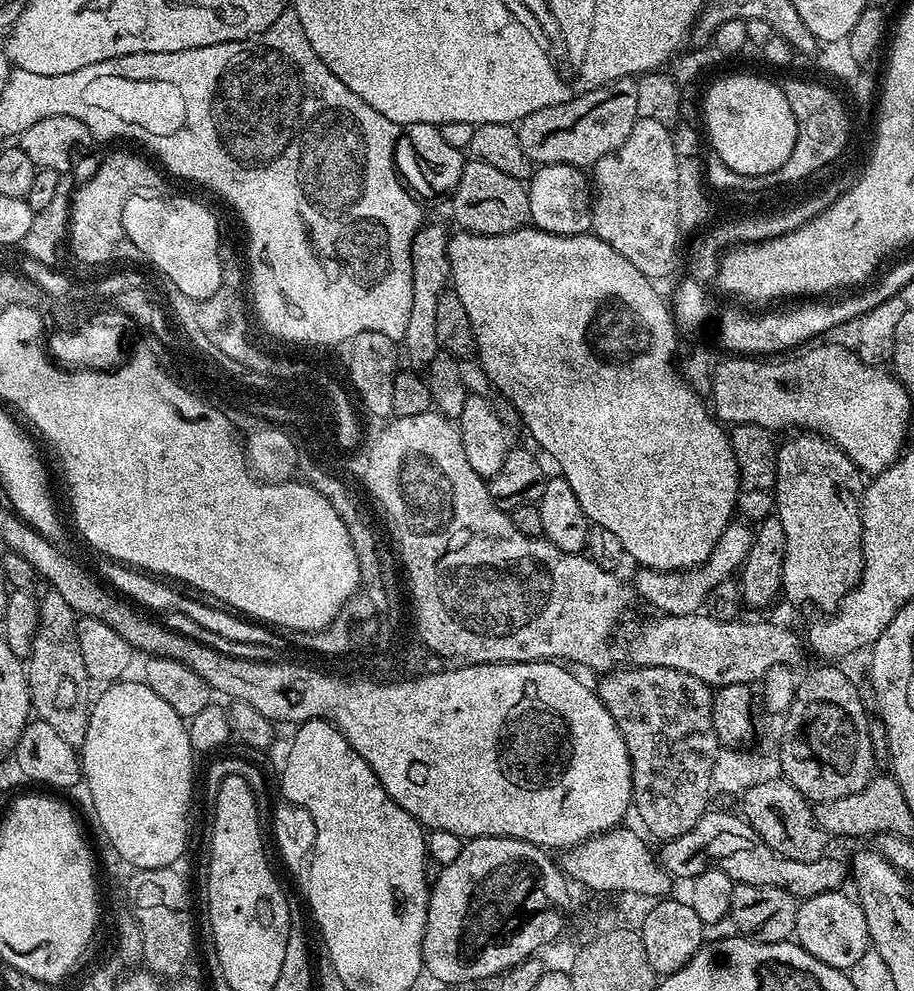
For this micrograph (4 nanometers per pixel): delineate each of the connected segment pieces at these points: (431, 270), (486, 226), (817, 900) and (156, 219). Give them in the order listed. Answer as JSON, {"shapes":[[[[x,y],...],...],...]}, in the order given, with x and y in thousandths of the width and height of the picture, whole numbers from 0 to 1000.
{"shapes":[[[[465,225],[455,233],[451,245],[451,288],[453,305],[449,305],[449,325],[444,325],[444,337],[440,344],[440,355],[446,358],[447,368],[467,369],[484,354],[478,338],[479,303],[492,287],[490,273],[491,231],[481,226]]],[[[513,160],[505,172],[505,180],[501,180],[501,188],[492,195],[495,214],[504,231],[510,234],[522,234],[528,238],[558,236],[562,232],[574,229],[579,225],[580,200],[574,183],[558,180],[558,176],[549,176],[542,168],[532,168],[532,163]]],[[[919,898],[900,900],[876,909],[870,938],[871,949],[876,957],[919,980],[932,977],[952,956],[951,936],[940,909],[923,902],[926,901]]],[[[167,196],[164,198],[143,198],[138,200],[133,208],[133,228],[147,244],[150,255],[159,258],[182,282],[188,286],[187,290],[206,298],[210,302],[230,302],[245,285],[241,281],[240,265],[236,260],[236,233],[233,229],[232,219],[222,210],[202,202],[185,203],[181,198]]]]}

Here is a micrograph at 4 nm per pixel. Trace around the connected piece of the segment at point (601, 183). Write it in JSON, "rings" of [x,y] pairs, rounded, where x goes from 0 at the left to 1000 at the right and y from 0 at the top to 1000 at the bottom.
{"rings":[[[714,119],[697,120],[689,139],[676,147],[663,159],[659,159],[647,171],[650,183],[650,201],[648,203],[647,233],[659,244],[663,244],[689,268],[702,272],[702,276],[714,285],[723,285],[740,270],[746,261],[746,254],[740,251],[740,229],[742,225],[742,159],[737,159],[737,143],[733,129]]]}

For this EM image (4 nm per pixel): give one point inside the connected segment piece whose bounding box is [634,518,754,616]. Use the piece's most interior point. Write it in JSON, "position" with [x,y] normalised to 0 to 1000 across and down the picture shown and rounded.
{"position":[747,598]}

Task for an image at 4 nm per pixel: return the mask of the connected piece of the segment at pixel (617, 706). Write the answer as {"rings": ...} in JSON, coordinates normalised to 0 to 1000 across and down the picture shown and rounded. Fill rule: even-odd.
{"rings":[[[683,672],[679,678],[674,677],[662,677],[650,697],[663,716],[667,716],[667,725],[672,725],[689,761],[694,823],[696,819],[697,825],[705,830],[704,839],[714,849],[736,848],[751,842],[751,838],[759,838],[764,825],[777,815],[775,799],[780,798],[779,778],[783,760],[790,754],[779,728],[780,695],[746,676]]]}

